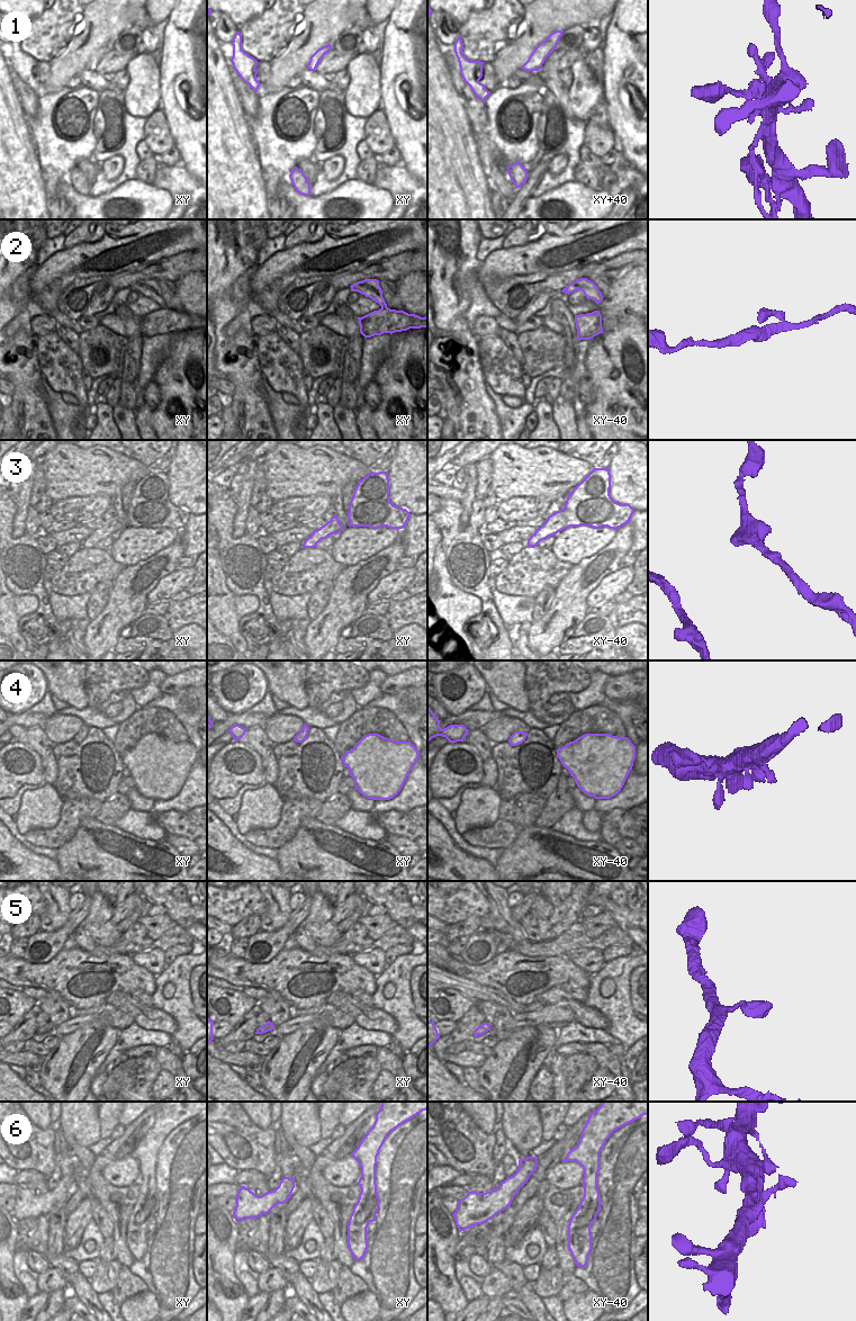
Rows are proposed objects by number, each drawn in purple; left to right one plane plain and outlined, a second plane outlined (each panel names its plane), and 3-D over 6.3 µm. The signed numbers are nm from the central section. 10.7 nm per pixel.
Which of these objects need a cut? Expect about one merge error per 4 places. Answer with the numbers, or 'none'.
1

